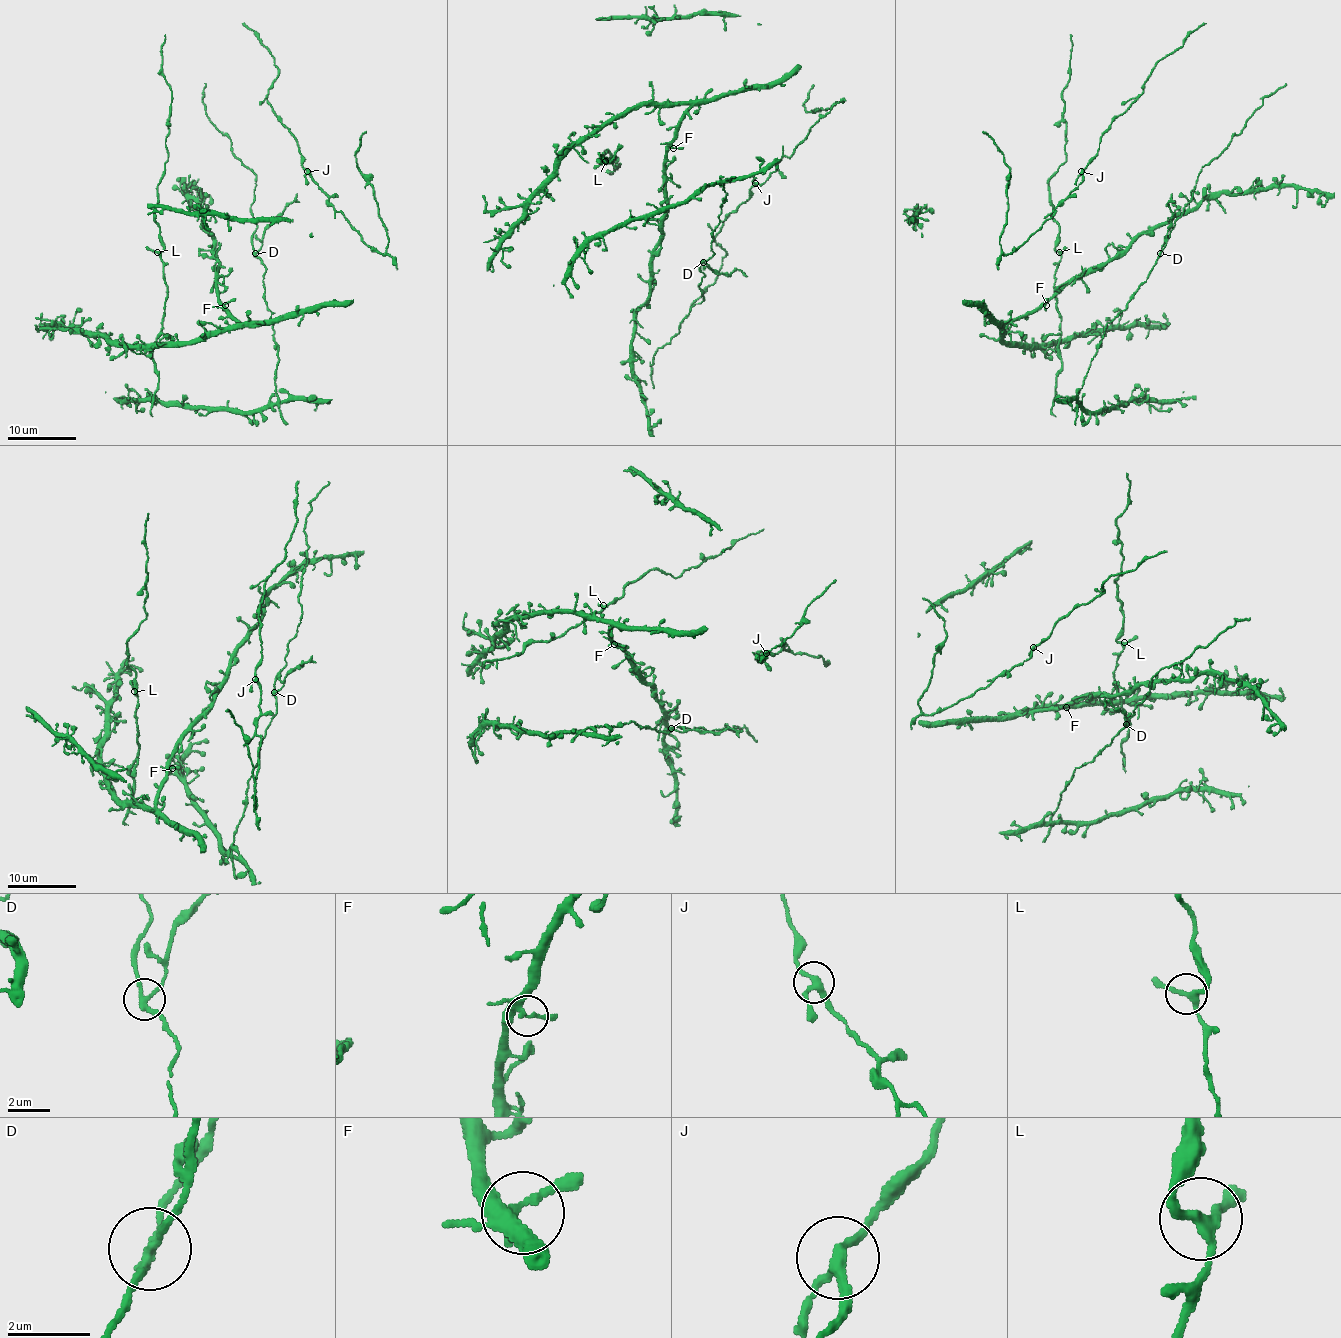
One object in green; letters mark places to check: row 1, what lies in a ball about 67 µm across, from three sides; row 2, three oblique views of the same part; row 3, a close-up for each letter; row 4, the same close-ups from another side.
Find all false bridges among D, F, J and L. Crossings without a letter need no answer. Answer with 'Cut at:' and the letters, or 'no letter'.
Cut at: D

